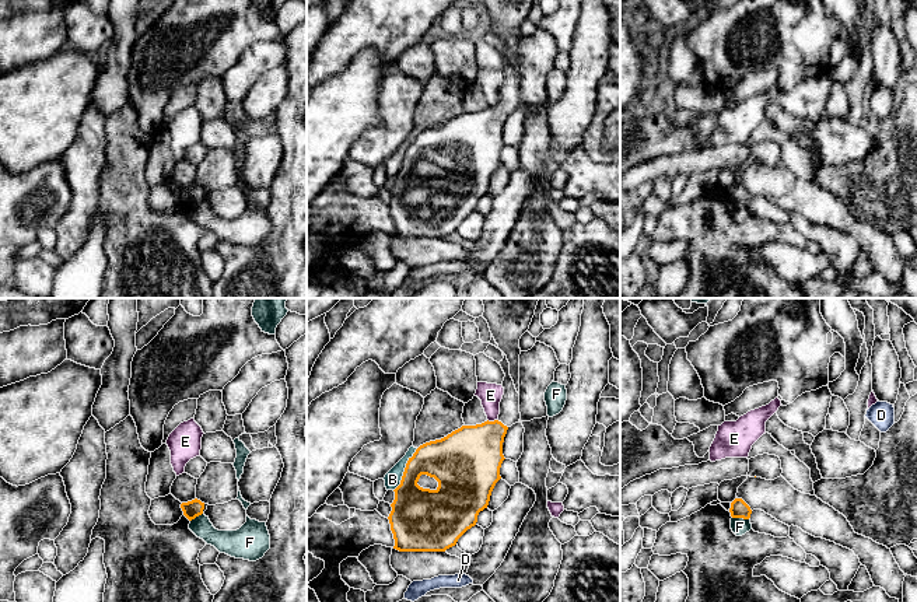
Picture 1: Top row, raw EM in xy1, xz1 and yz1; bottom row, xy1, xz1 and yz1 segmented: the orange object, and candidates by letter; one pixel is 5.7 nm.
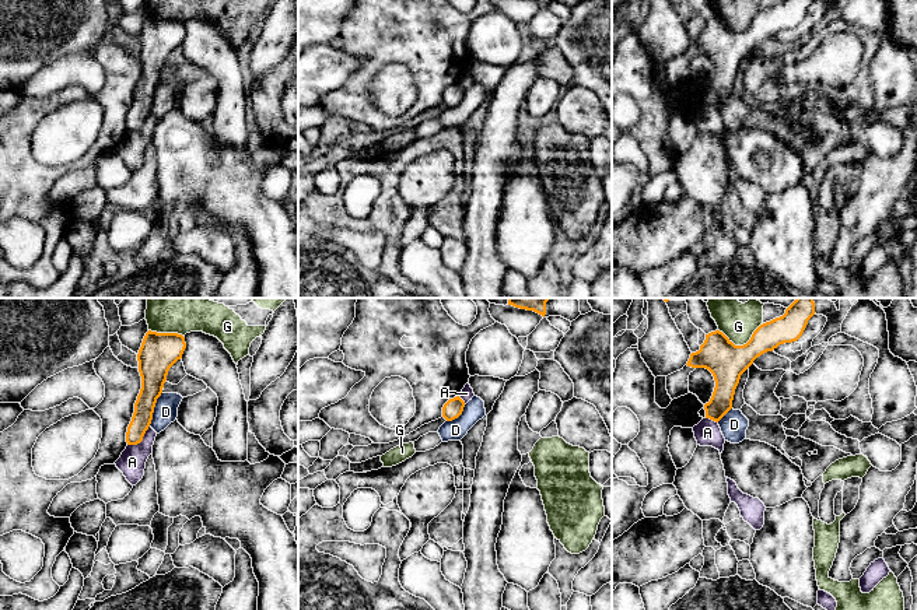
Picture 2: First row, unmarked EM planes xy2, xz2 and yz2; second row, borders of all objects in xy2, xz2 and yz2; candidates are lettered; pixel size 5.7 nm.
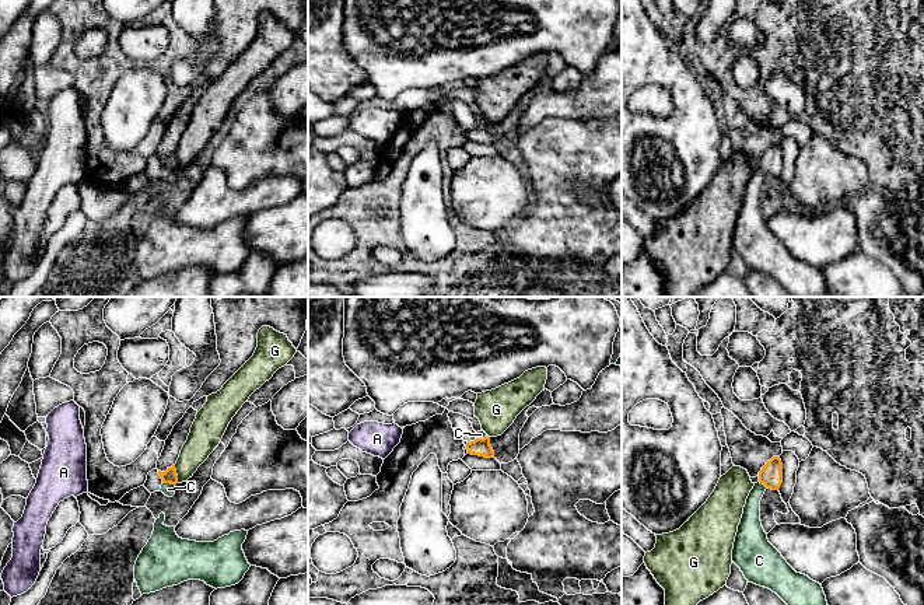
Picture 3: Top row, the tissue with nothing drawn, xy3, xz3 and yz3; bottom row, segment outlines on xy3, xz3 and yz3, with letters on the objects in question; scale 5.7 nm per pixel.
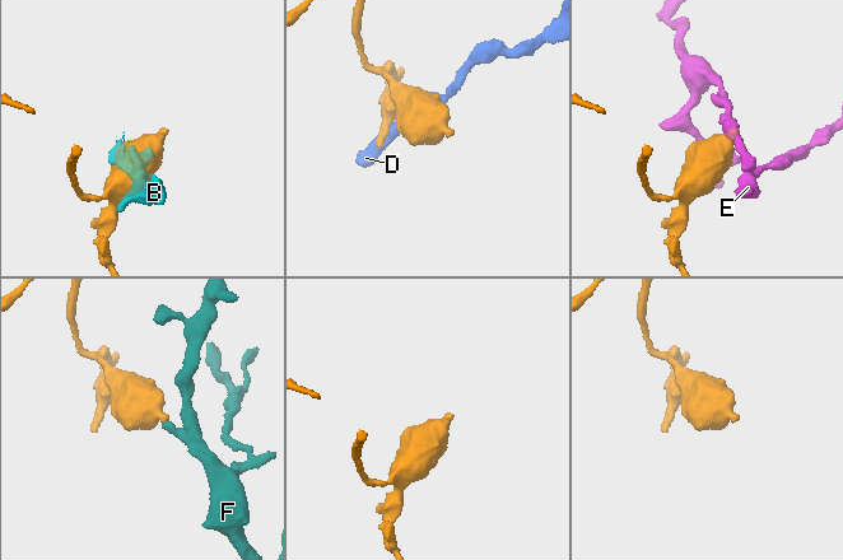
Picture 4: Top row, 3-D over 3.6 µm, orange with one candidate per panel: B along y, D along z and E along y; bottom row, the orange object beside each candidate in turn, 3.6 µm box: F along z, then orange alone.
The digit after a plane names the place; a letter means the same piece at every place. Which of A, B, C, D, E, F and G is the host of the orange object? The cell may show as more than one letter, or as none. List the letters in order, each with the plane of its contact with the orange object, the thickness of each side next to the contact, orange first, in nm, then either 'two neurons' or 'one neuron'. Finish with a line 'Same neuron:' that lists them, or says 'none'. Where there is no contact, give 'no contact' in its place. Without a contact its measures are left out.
A: meets orange in xy2; 120 nm thick on the orange side, 160 nm on the other; two neurons
B: meets orange in xz1; 280 nm thick on the orange side, 100 nm on the other; two neurons
C: meets orange in xy3; 80 nm thick on the orange side, 70 nm on the other; two neurons
D: meets orange in xy2; 180 nm thick on the orange side, 140 nm on the other; two neurons
E: meets orange in xz1; 360 nm thick on the orange side, 130 nm on the other; two neurons
F: meets orange in yz1; 100 nm thick on the orange side, 100 nm on the other; two neurons
G: meets orange in yz2; 220 nm thick on the orange side, 170 nm on the other; two neurons
Same neuron: none

